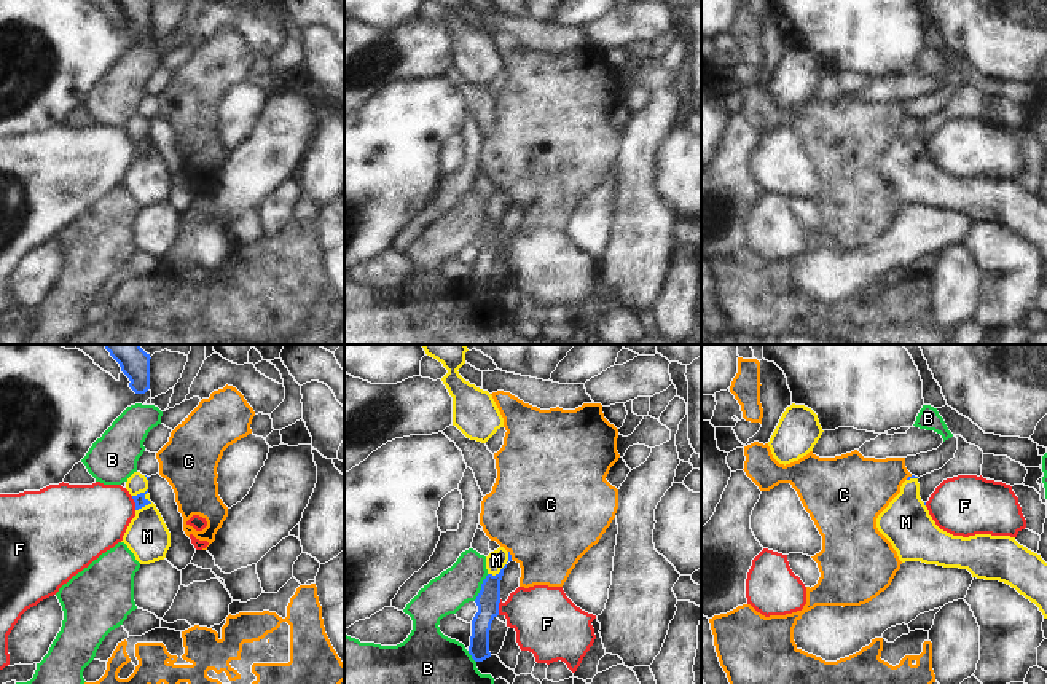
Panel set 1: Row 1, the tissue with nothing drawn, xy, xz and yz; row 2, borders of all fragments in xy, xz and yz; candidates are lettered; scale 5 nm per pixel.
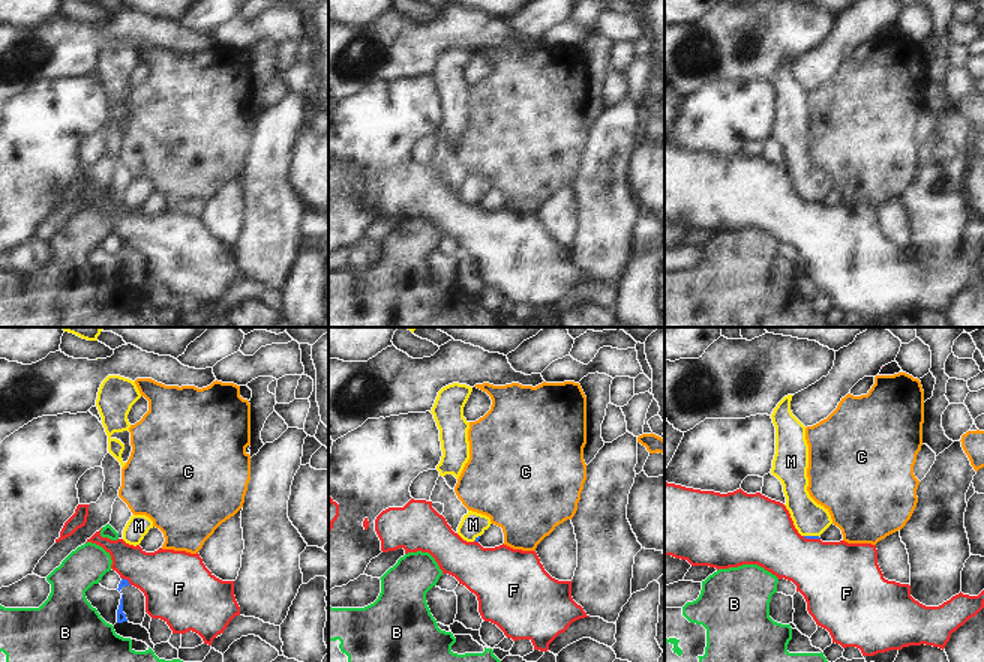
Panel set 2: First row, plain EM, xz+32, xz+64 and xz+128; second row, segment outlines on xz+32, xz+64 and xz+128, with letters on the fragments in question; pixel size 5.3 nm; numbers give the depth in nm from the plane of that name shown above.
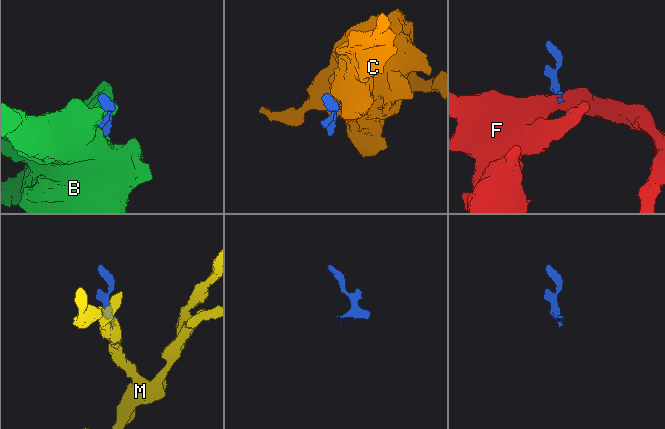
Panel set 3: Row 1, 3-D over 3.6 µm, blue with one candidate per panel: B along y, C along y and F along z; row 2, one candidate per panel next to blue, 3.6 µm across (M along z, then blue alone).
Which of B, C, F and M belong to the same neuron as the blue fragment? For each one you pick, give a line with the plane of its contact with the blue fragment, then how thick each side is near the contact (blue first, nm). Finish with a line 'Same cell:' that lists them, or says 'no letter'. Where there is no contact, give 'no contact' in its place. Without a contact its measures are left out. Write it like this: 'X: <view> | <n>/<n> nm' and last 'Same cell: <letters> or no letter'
M: xy | 60/220 nm
Same cell: M

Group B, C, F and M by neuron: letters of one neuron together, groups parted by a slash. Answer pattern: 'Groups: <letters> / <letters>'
Groups: B / C / F / M

